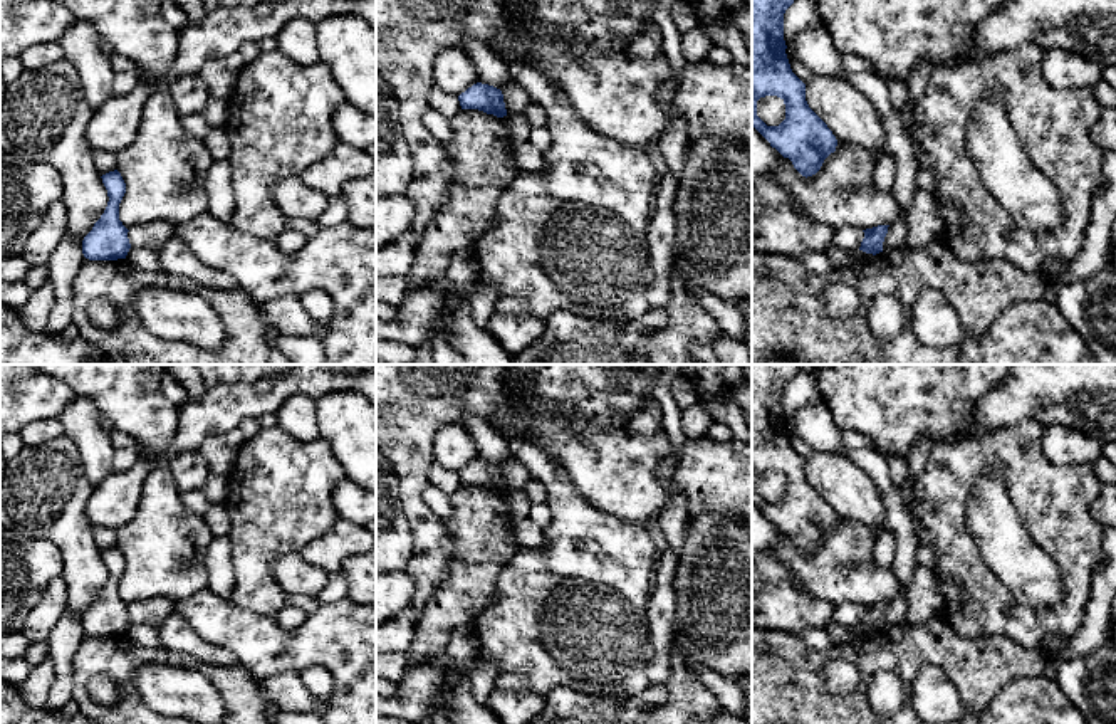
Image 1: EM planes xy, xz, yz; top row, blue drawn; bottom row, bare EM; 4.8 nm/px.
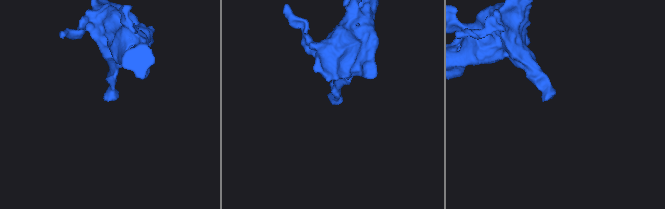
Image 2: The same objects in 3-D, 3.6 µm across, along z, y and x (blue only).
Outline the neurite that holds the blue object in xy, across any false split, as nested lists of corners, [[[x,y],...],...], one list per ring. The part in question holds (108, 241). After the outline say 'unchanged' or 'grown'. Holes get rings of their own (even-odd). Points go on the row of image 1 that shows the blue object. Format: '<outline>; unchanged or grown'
[[[117,170],[101,176],[107,190],[107,207],[92,230],[82,240],[82,254],[89,260],[126,259],[131,244],[128,228],[119,220],[119,203],[126,193],[126,183]]]; unchanged

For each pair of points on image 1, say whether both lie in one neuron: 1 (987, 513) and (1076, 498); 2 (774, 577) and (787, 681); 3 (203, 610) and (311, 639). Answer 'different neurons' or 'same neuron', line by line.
1: different neurons
2: different neurons
3: same neuron

